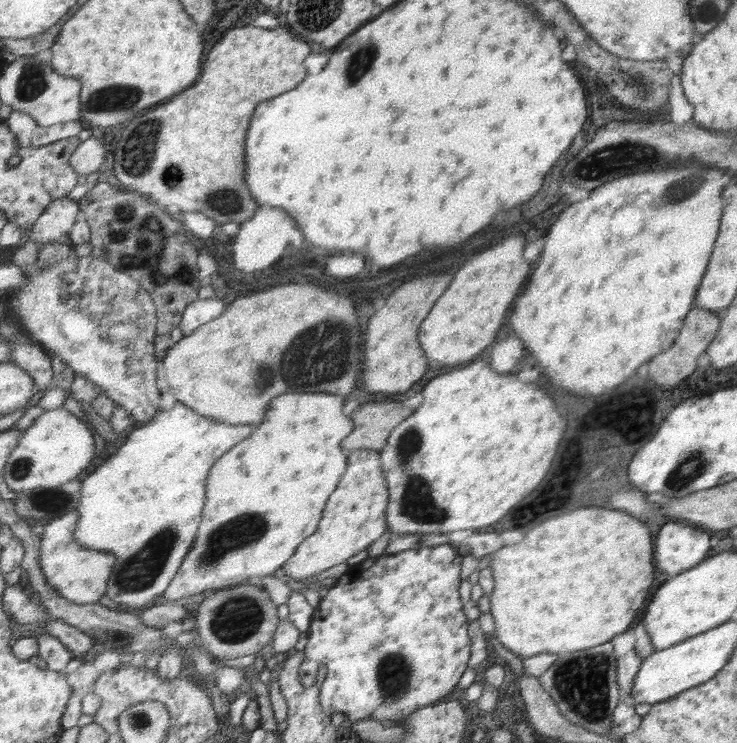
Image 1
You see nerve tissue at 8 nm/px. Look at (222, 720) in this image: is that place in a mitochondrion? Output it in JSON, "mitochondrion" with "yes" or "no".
{"mitochondrion":"no"}

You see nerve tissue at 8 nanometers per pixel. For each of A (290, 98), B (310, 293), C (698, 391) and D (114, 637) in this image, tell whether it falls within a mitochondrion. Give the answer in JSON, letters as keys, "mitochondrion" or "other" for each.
{"A":"other","B":"other","C":"other","D":"mitochondrion"}

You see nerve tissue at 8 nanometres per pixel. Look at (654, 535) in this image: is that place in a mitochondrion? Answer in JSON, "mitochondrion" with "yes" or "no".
{"mitochondrion":"no"}

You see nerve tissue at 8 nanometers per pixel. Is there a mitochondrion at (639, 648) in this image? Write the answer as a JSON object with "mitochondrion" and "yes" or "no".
{"mitochondrion":"no"}

